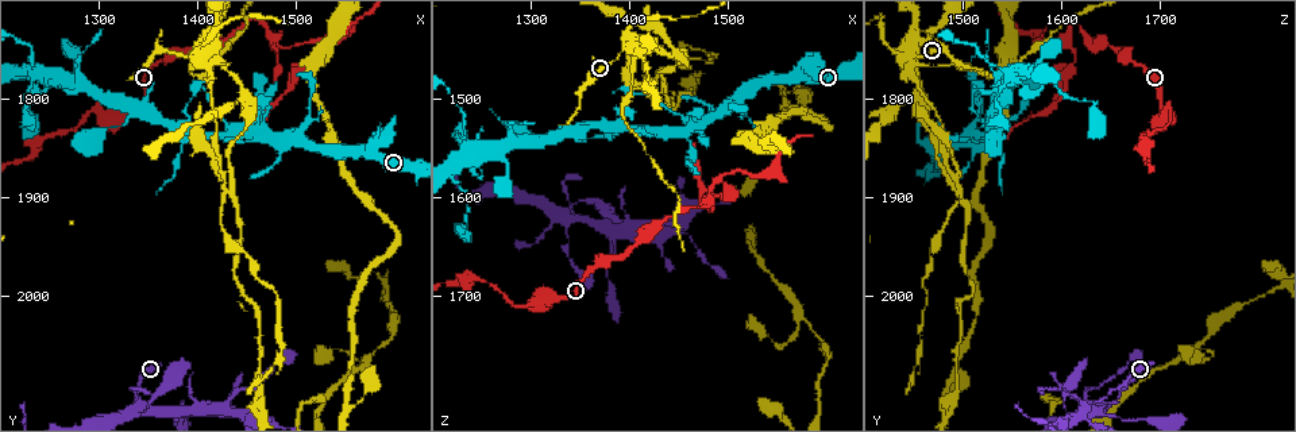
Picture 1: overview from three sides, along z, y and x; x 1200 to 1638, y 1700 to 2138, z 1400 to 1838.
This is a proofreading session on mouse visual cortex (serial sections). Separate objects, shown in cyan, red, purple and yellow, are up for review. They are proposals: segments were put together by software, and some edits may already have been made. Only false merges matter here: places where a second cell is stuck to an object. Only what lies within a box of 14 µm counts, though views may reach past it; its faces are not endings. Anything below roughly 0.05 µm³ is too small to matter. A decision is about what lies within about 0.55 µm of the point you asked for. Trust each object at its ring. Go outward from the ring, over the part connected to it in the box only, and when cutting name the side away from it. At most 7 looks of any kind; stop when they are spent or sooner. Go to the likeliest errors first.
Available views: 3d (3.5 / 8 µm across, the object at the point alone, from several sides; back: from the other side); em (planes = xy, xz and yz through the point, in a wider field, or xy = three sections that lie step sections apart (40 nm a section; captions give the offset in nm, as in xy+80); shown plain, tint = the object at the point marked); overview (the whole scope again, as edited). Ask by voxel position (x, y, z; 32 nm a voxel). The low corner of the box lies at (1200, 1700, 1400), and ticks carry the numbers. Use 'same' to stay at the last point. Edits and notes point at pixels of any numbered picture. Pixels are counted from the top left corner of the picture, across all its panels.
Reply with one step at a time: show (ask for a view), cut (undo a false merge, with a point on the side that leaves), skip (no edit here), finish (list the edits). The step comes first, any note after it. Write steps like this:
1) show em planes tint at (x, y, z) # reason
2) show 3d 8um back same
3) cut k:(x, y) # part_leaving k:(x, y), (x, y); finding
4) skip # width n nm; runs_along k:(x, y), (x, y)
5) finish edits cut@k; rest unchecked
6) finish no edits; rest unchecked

show 3d 3.5um at (1400, 1755, 1445) # arms run side by side

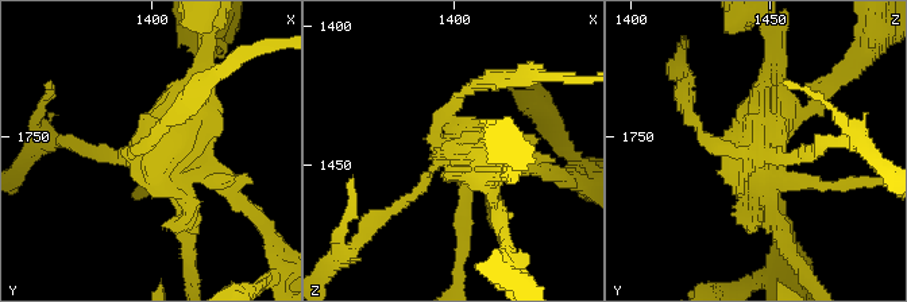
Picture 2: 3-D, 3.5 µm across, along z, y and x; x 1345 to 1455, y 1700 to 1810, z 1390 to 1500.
show em xy step 1 tint at (1403, 1755, 1444)

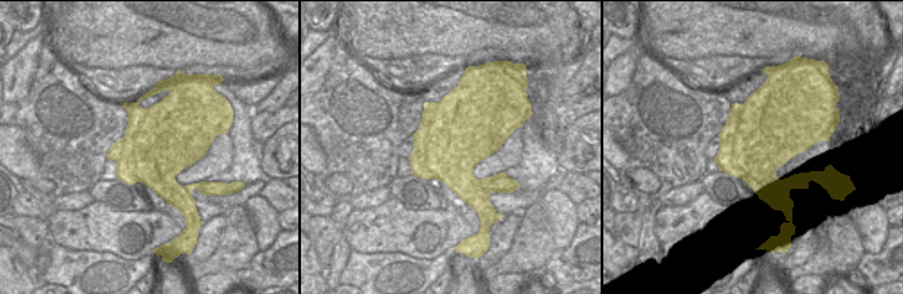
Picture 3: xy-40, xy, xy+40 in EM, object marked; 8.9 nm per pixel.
cut 2:(197, 158) # part_leaving 2:(147, 154), (189, 138), (239, 196); a second cell is stuck on

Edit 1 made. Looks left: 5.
show 3d 3.5um at (1480, 1740, 1605) # branch point

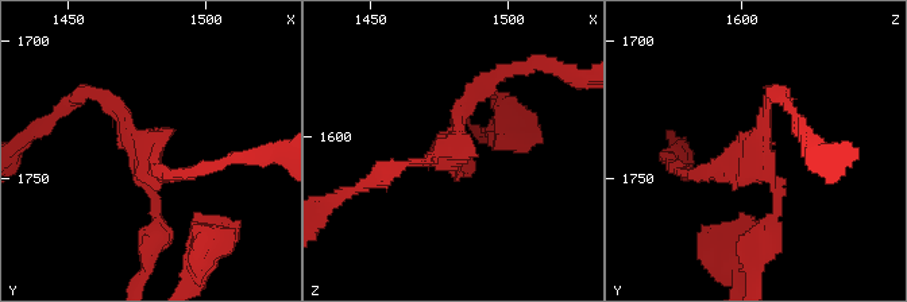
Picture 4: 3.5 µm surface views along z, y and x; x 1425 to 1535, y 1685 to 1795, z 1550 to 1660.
show em xy step 1 tint at (1478, 1740, 1604) # arms 3; arm_widths 150, 150, 200 nm; need the tissue

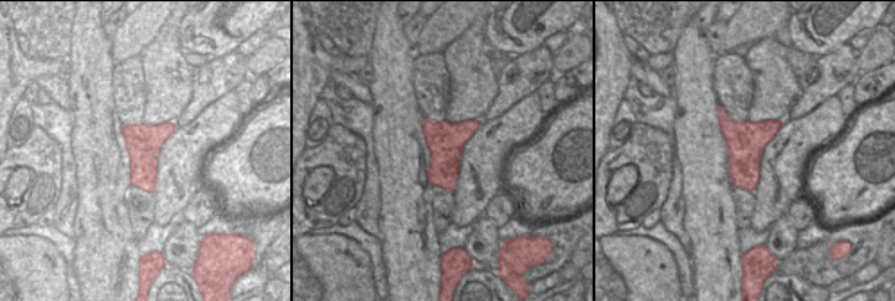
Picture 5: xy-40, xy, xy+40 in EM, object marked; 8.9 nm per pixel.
show em planes tint same

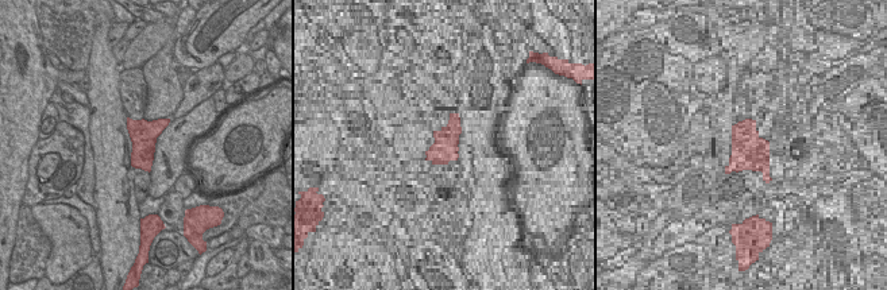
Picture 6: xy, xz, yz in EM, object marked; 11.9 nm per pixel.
skip # width 340 nm; runs_along 4:(88, 92), (146, 146), (158, 232); all the same cell

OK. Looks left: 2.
show 3d 3.5um at (1475, 1805, 1595) # sharp bend

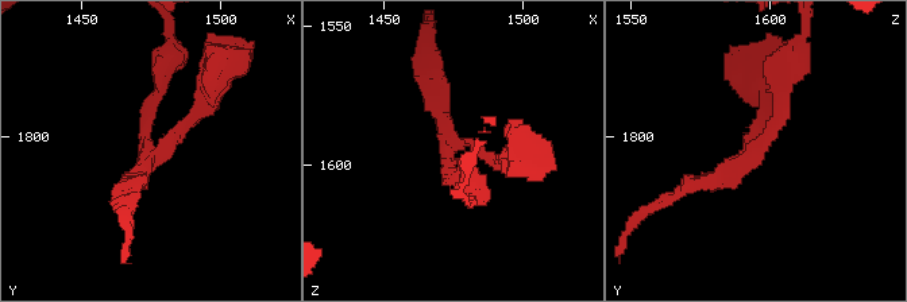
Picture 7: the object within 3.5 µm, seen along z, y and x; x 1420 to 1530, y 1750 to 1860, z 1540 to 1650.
show em xy step 2 tint at (1474, 1806, 1594) # now the EM

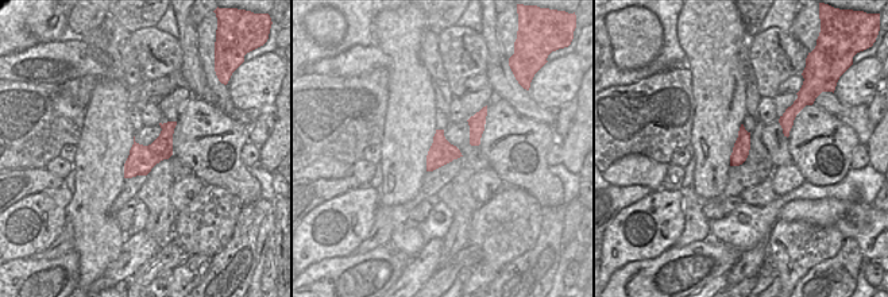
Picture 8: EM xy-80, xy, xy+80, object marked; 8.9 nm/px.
skip # runs_along 7:(466, 184), (462, 142), (512, 162); all the same cell

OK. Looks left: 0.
finish edits cut@2; rest unchecked

